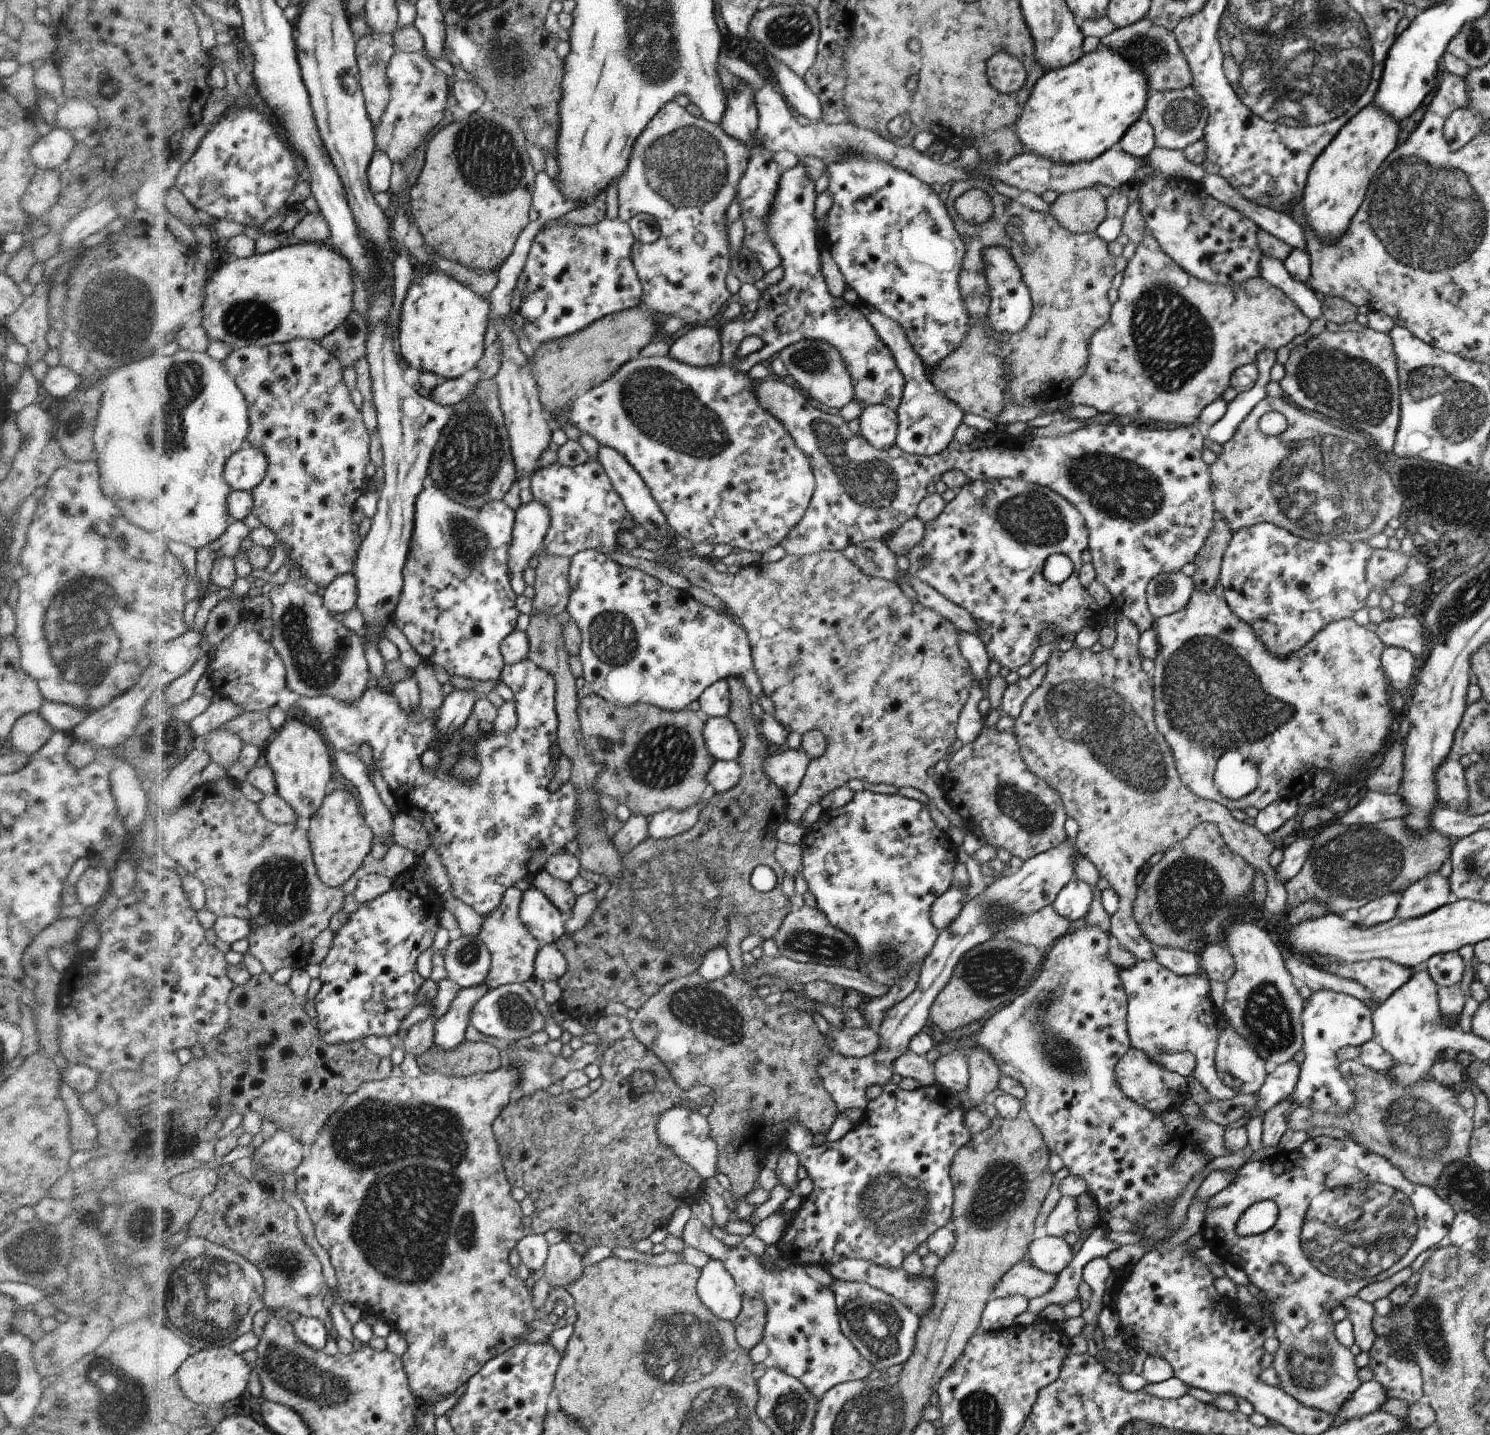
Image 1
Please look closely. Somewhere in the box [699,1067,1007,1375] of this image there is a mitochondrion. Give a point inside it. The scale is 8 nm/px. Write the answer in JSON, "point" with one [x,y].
{"point":[894,1202]}

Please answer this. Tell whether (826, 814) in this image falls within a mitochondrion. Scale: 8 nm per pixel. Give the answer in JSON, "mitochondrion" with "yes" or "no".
{"mitochondrion":"no"}

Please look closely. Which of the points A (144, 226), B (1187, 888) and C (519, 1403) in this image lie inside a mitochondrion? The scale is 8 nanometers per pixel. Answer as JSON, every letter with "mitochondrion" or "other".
{"A":"other","B":"mitochondrion","C":"other"}

